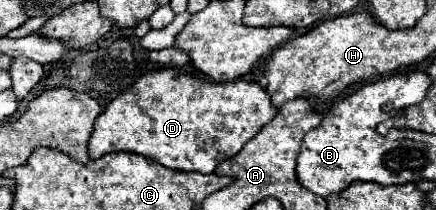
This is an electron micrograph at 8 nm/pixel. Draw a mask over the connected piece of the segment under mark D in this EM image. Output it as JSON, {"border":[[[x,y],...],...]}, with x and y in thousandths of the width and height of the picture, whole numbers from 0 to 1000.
{"border":[[[360,324],[310,390],[291,438],[273,448],[218,571],[218,610],[204,667],[204,743],[227,752],[250,724],[310,724],[360,762],[365,781],[420,810],[484,829],[511,762],[539,743],[612,581],[635,543],[622,457],[580,381],[534,381],[534,390],[489,390],[470,381],[411,324]]]}

